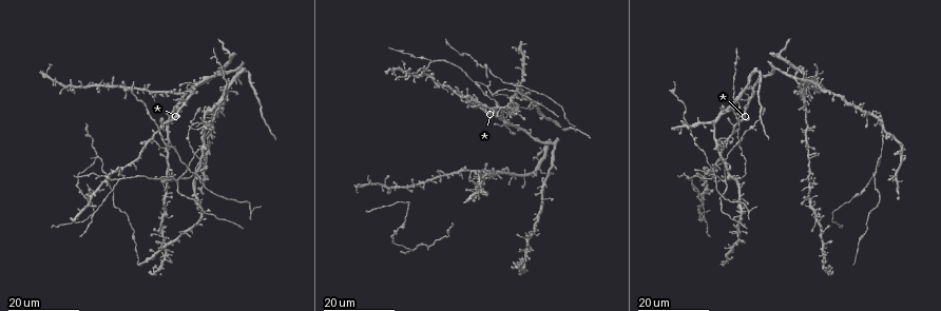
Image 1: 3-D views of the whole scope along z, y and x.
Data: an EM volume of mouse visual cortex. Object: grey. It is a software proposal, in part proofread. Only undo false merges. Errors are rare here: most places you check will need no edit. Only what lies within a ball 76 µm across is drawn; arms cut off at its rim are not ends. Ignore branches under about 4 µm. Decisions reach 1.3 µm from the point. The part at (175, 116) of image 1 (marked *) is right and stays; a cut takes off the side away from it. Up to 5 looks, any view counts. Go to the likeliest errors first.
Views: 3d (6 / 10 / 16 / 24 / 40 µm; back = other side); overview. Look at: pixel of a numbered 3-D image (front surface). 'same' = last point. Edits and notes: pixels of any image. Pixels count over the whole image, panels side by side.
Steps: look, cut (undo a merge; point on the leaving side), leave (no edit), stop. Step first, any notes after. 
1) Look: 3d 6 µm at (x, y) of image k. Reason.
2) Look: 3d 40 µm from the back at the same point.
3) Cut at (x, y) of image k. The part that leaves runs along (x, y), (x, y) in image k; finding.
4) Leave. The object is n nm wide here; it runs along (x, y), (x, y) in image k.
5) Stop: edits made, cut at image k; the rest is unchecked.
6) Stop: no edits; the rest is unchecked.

Look: 3d 24 µm at (474, 81) of image 1. Branch point.

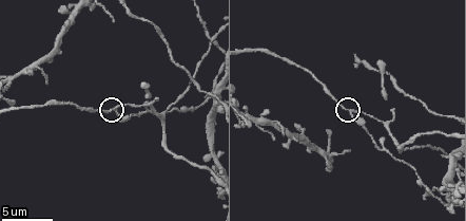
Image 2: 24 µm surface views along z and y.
Look: 3d 10 µm at (350, 111) of image 2.

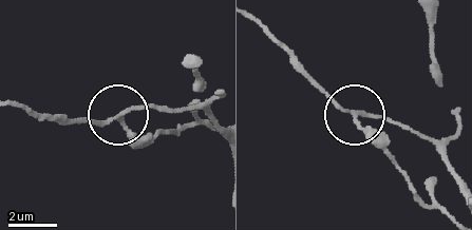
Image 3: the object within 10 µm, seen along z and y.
Cut at (132, 145) of image 3. 3 arms meet here; the part that leaves runs along (356, 117), (410, 188), (447, 212) in image 3; a second neuron is stuck on.

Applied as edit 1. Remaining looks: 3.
Look: overview.

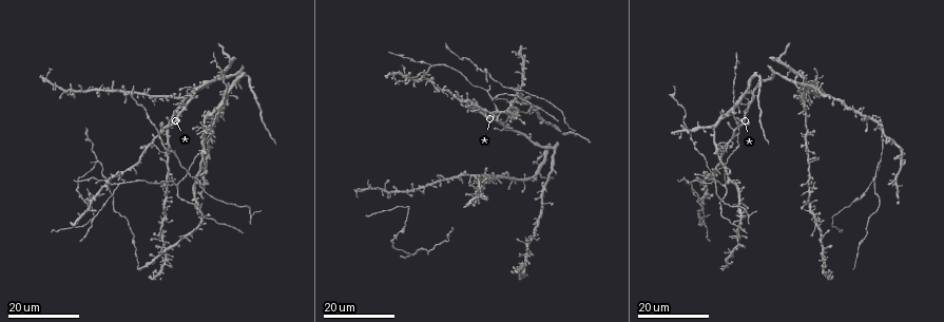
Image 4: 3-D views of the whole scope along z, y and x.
Look: 3d 16 µm at (432, 65) of image 4. Arms part here.

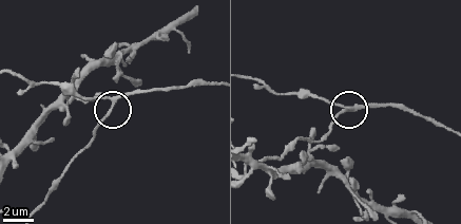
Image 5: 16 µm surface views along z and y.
Look: 3d 6 µm at (347, 106) of image 5.

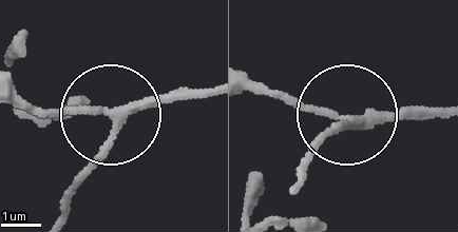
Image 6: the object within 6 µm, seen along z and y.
Leave. All the same neuron.

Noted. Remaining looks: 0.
Stop: edits made, cut at image 3; the rest is unchecked.

